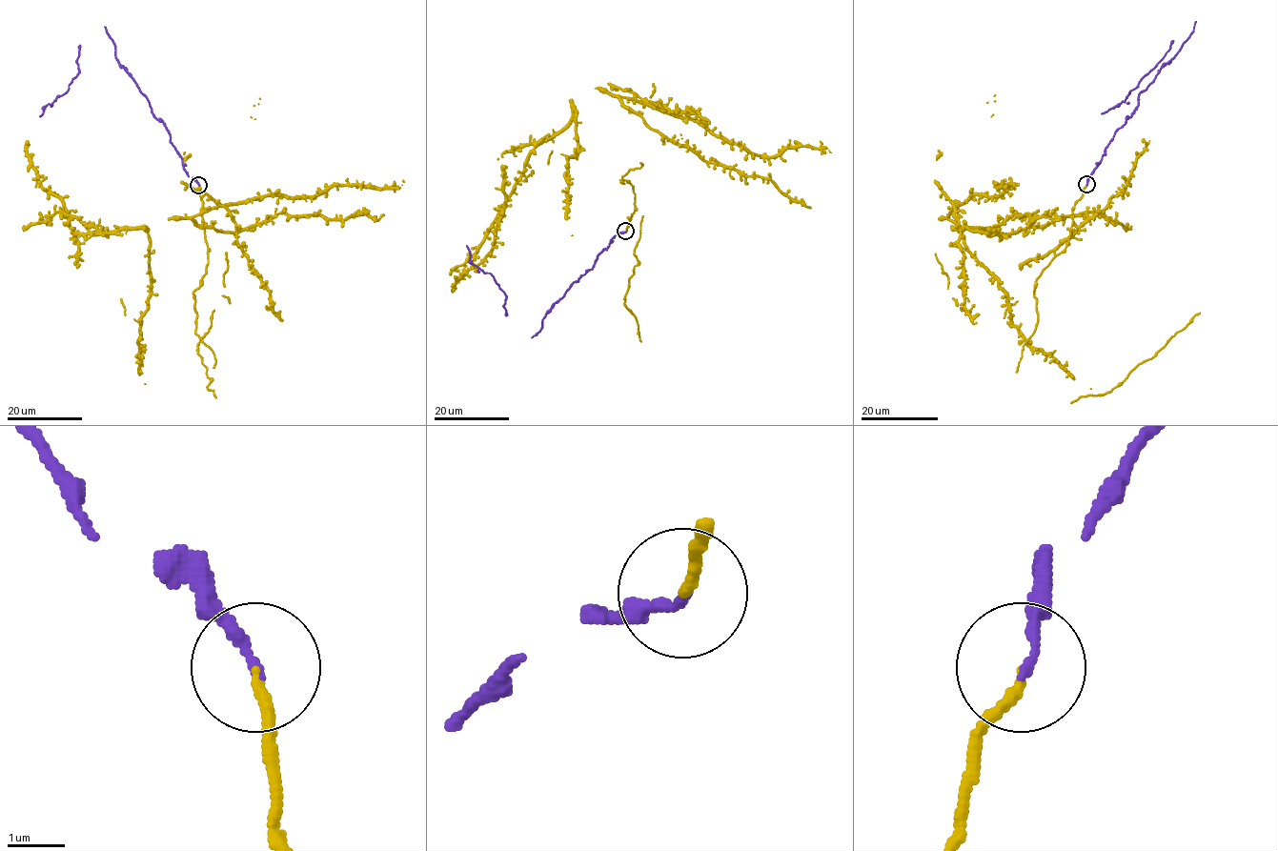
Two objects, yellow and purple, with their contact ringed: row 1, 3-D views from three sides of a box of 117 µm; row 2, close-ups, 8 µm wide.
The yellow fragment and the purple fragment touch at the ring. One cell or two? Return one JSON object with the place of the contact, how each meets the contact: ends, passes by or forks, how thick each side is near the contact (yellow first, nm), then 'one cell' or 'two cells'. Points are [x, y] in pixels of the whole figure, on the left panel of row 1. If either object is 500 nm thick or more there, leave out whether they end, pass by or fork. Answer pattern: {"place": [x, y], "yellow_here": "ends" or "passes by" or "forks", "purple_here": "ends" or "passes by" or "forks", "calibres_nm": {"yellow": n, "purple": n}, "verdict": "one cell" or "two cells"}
{"place": [198, 185], "yellow_here": "ends", "purple_here": "ends", "calibres_nm": {"yellow": 160, "purple": 180}, "verdict": "one cell"}

